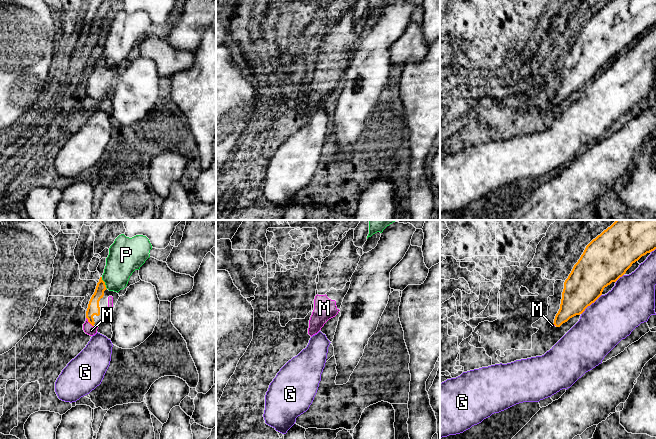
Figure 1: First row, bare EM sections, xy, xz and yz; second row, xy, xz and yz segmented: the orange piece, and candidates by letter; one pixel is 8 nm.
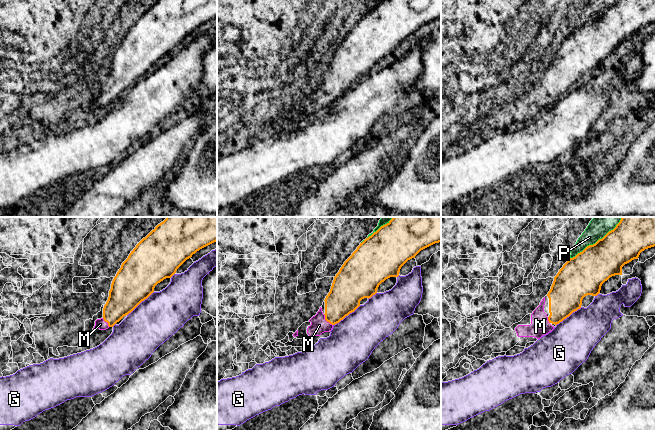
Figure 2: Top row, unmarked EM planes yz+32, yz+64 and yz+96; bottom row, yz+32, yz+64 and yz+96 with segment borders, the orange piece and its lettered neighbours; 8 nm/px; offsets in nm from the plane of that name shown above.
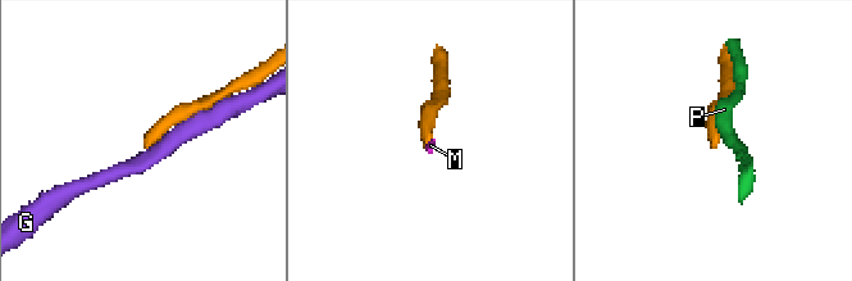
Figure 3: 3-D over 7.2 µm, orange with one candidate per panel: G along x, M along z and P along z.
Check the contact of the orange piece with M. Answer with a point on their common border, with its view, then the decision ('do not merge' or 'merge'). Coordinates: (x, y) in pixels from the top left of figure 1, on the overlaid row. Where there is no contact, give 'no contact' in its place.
xy (89, 322) | merge

